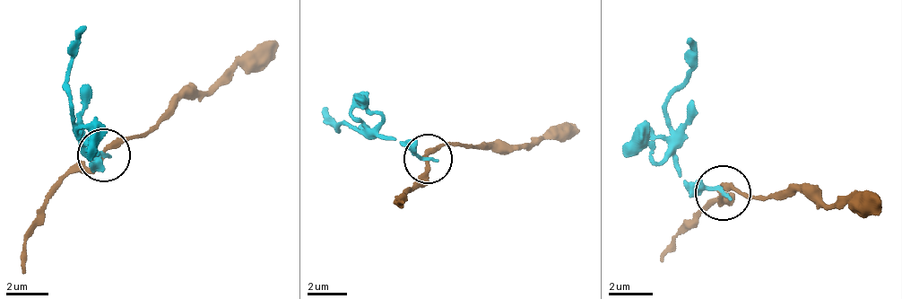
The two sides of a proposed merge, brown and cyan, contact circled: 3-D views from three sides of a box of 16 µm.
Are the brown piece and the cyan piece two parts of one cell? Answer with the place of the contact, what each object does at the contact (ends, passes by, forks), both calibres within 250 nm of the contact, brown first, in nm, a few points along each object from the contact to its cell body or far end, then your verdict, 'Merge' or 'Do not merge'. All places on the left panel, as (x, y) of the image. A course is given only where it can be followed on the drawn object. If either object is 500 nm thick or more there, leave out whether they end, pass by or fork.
Place: (104, 155). At the ring brown passes by. At the ring cyan ends. Thickness 220 nm (brown) against 160 nm. Course of brown: (106, 156), (131, 138), (175, 115), (178, 100), (229, 85), (238, 65), (265, 59), (279, 41). Course of cyan: (106, 156), (89, 157), (71, 112), (72, 41), (88, 25). Do not merge

